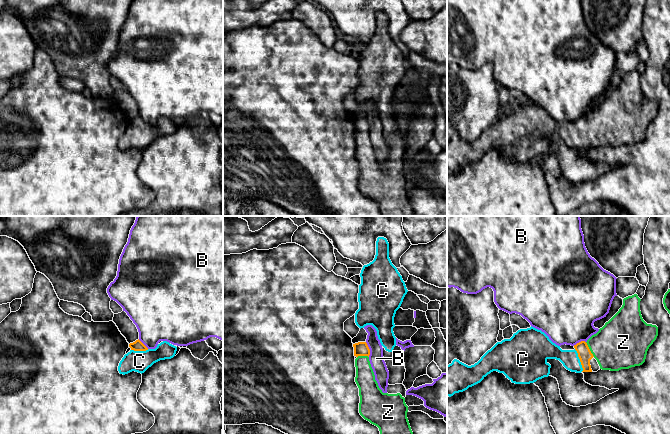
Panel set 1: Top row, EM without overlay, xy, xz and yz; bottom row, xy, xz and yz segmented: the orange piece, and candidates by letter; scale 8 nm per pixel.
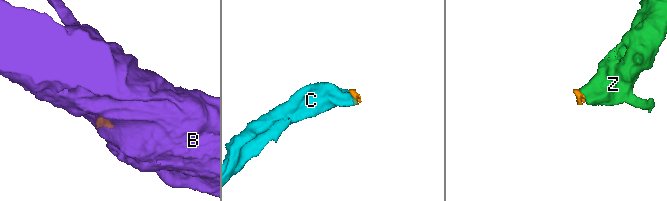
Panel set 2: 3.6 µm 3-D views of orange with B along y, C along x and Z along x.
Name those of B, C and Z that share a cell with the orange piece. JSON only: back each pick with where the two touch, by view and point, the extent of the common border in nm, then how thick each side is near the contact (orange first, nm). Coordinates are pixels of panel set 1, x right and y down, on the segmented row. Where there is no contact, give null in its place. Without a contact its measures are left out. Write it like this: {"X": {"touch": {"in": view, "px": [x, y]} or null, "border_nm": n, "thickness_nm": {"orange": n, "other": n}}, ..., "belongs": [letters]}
{"C": {"touch": {"in": "yz", "px": [580, 360]}, "border_nm": 200, "thickness_nm": {"orange": 110, "other": 140}}, "Z": {"touch": {"in": "yz", "px": [589, 349]}, "border_nm": 140, "thickness_nm": {"orange": 110, "other": 400}}, "belongs": ["C", "Z"]}

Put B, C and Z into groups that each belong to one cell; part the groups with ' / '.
B / C Z

